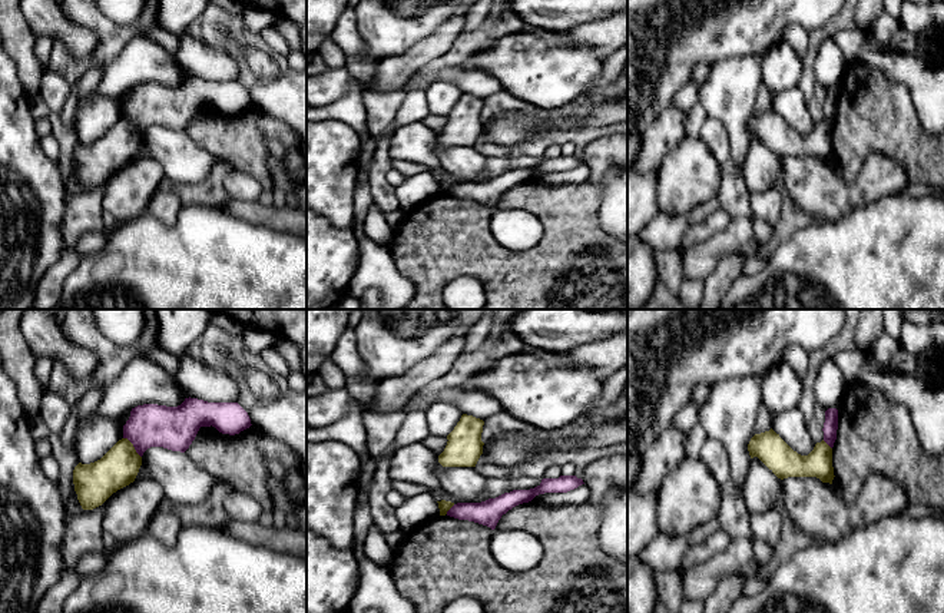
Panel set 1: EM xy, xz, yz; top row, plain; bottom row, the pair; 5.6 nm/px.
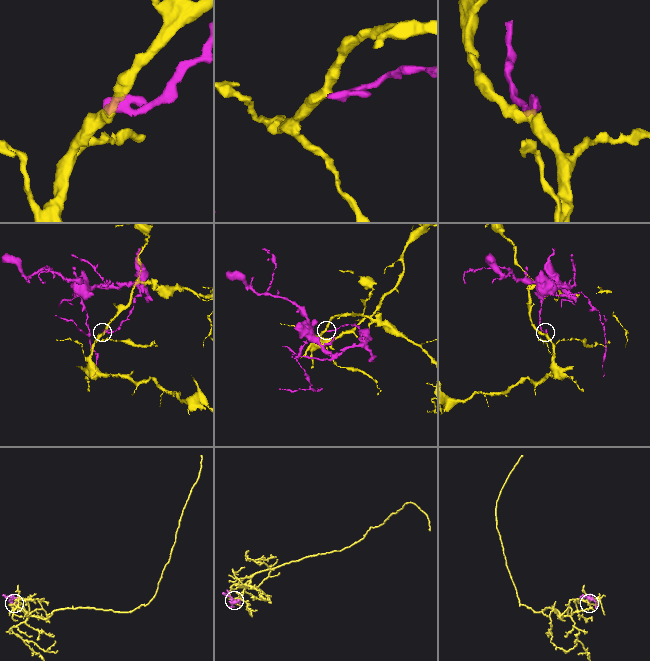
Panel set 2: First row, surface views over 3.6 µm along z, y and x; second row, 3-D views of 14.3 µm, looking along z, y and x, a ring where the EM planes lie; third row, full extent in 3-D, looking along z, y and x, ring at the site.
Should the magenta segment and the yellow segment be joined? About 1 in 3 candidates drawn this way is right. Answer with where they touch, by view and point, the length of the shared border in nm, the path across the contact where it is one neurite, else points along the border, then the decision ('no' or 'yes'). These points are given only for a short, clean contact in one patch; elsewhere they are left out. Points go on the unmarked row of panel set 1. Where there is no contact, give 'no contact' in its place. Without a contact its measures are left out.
meets magenta in xy at (133, 125); contact 160 nm long; border along xy (123, 116), (141, 136); no

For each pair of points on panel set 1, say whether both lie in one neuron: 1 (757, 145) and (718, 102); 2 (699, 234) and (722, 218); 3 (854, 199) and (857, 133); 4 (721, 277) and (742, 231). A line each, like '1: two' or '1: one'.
1: two
2: one
3: two
4: two

